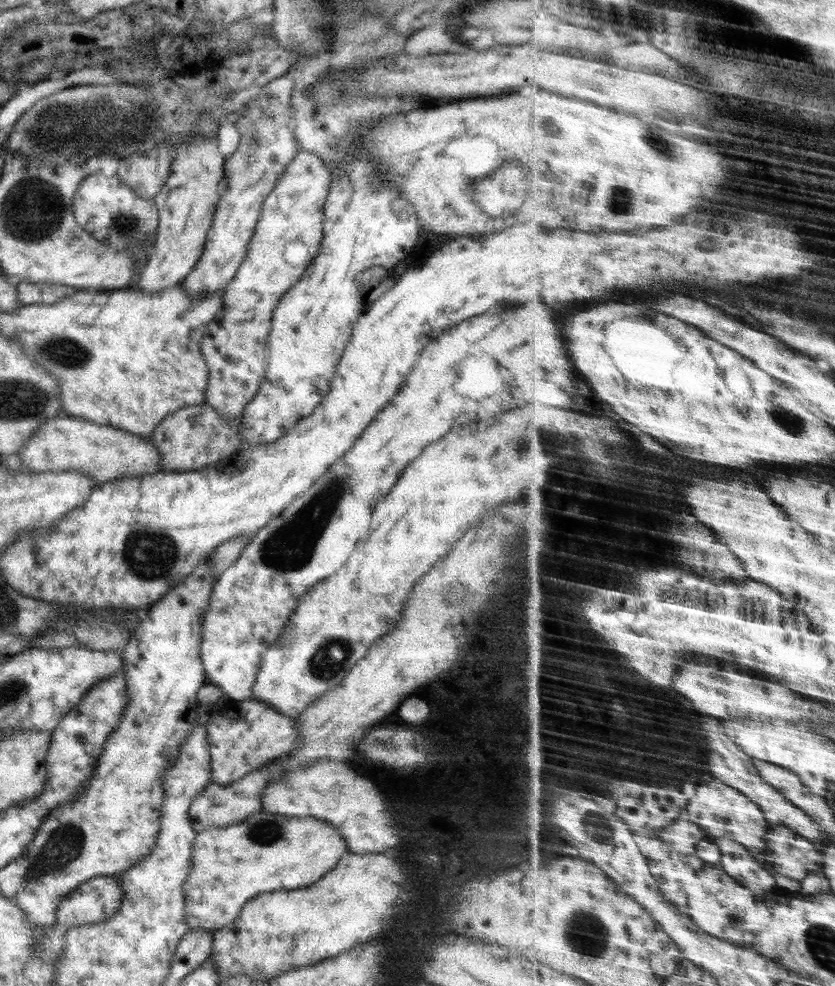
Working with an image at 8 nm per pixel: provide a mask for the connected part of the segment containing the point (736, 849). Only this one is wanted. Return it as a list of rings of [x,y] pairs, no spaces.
[[[718,838],[716,844],[722,848],[724,858],[722,866],[736,878],[740,878],[744,885],[757,893],[770,895],[776,888],[776,876],[770,874],[768,869],[762,868],[760,860],[746,850],[744,844],[728,838]]]

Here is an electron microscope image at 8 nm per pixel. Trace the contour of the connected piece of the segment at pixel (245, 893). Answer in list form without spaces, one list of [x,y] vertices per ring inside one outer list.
[[[264,812],[234,825],[204,828],[197,833],[192,848],[192,868],[183,886],[184,923],[188,930],[200,929],[207,934],[232,925],[240,917],[246,901],[258,894],[302,889],[318,882],[348,852],[340,832],[324,822],[311,817],[284,817]]]

